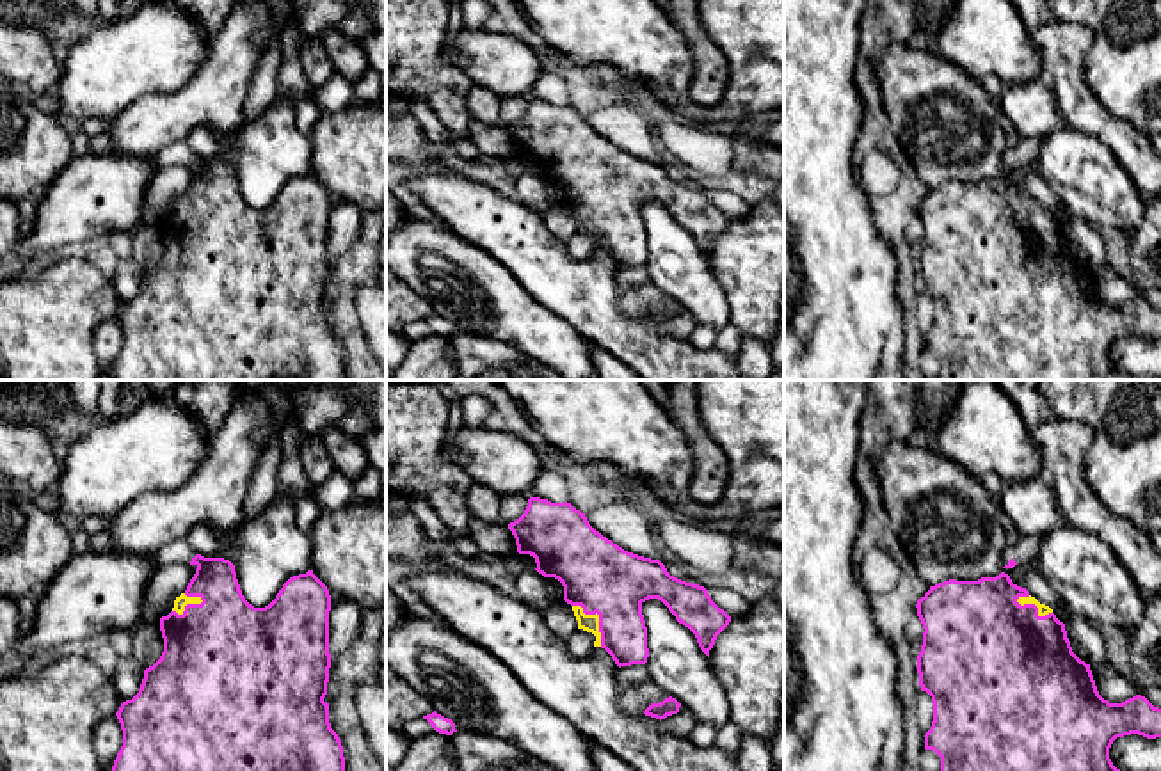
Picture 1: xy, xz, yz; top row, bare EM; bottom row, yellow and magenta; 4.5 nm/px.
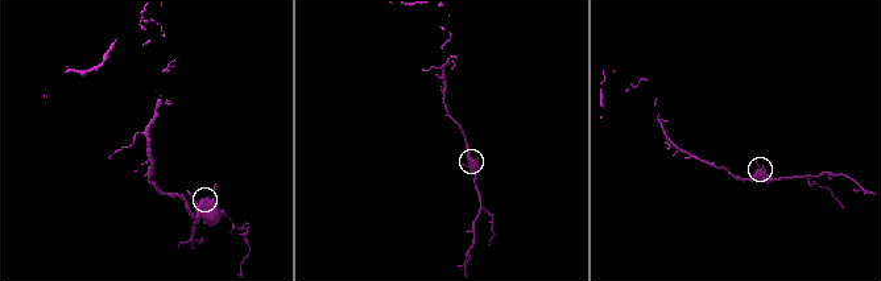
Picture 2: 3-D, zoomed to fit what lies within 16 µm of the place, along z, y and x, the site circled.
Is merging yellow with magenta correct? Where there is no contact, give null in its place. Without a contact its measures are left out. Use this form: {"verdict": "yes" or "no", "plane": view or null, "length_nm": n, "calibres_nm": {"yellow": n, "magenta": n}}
{"verdict": "yes", "plane": "xz", "length_nm": 240, "calibres_nm": {"yellow": 80, "magenta": 320}}

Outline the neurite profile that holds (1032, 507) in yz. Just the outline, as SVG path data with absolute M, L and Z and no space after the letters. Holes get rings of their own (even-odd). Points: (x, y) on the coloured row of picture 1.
M1040 476L1003 485L1001 508L1021 537L1044 537L1054 528L1058 501L1051 483Z

